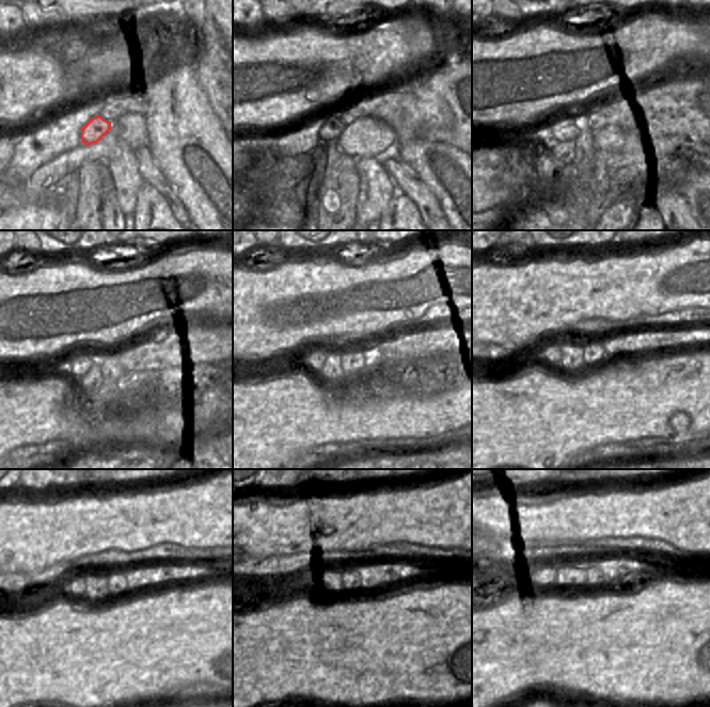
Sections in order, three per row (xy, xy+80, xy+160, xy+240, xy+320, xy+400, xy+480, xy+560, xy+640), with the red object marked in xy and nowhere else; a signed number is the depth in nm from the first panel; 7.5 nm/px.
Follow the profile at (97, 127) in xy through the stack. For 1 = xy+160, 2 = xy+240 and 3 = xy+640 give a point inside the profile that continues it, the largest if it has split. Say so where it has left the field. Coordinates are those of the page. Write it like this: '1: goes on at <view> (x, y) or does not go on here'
1: goes on at xy+160 (562, 128)
2: goes on at xy+240 (75, 365)
3: goes on at xy+640 (543, 572)

